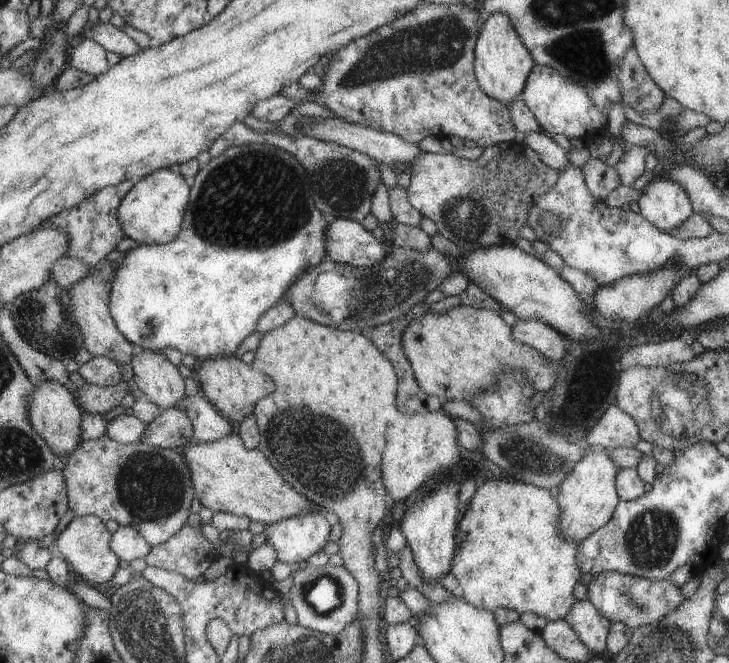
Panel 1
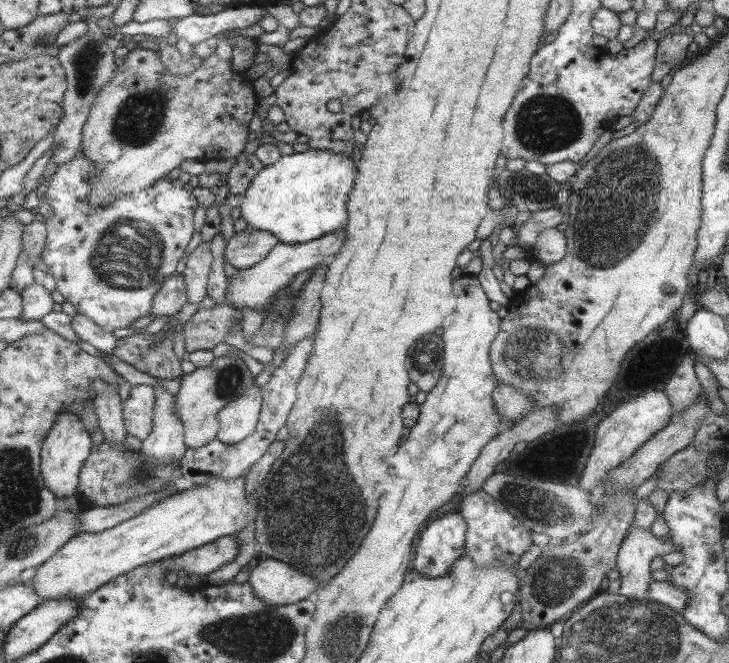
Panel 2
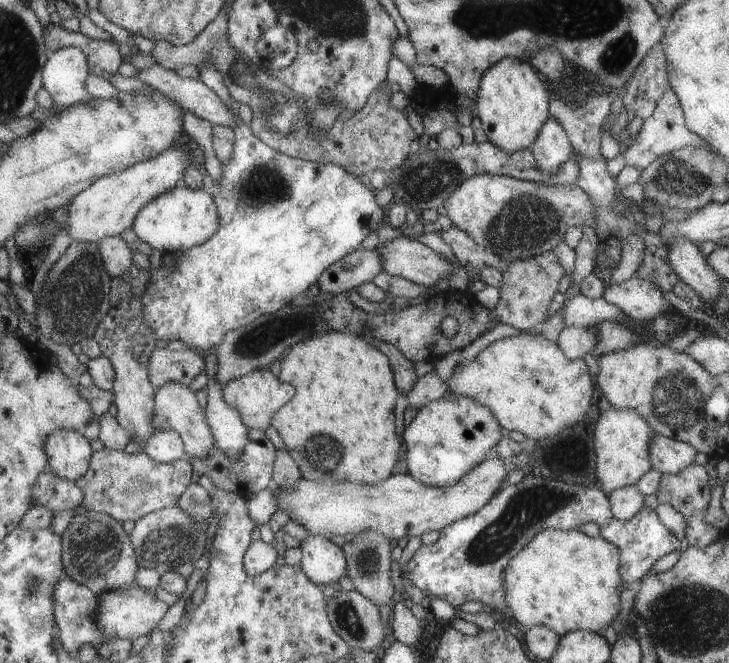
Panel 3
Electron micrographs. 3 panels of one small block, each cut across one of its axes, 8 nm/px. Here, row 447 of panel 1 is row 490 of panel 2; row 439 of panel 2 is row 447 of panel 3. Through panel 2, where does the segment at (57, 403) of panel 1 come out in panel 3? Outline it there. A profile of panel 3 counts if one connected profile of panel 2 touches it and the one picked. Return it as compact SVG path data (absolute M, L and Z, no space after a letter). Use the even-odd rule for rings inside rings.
M55 428L46 436L44 467L53 474L74 482L90 466L91 448L77 430Z

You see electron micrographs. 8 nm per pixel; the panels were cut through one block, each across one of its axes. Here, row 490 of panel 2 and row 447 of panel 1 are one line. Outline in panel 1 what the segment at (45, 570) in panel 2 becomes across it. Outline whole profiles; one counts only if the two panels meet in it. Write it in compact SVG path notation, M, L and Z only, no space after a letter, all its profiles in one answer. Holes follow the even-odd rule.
M227 434L215 442L189 442L185 445L187 450L181 454L191 472L195 498L201 507L213 513L220 511L245 516L249 521L269 525L303 512L322 512L321 508L291 488L259 450L243 446L238 434Z

